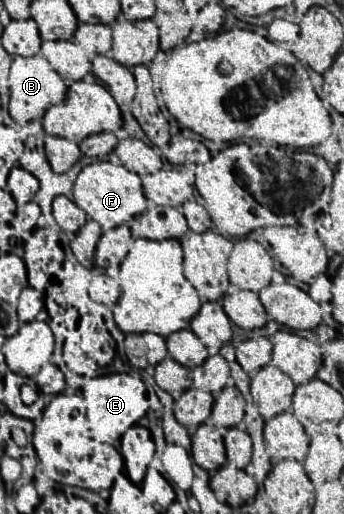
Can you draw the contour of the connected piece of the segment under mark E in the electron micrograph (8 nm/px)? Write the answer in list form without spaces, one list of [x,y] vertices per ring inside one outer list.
[[[115,373],[91,379],[82,393],[75,393],[85,409],[85,431],[91,439],[97,439],[101,443],[119,439],[131,425],[139,423],[141,417],[145,417],[149,409],[147,401],[147,389],[141,377],[129,375],[129,373]]]

